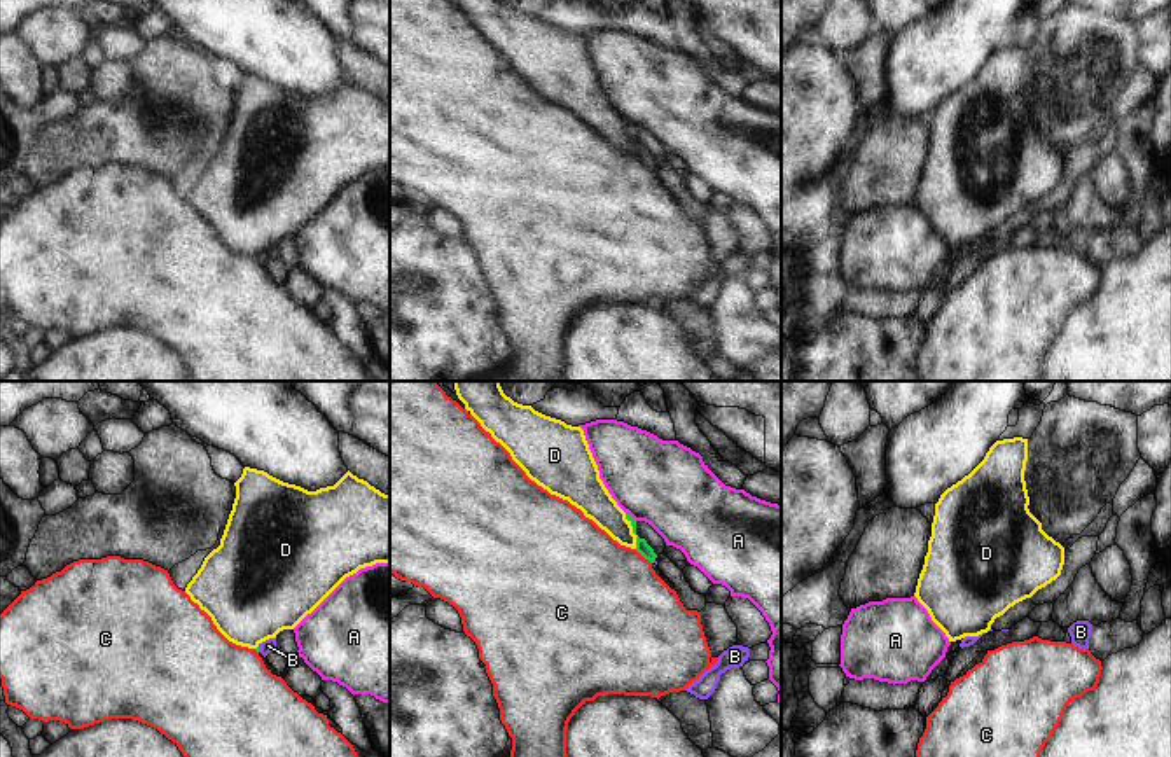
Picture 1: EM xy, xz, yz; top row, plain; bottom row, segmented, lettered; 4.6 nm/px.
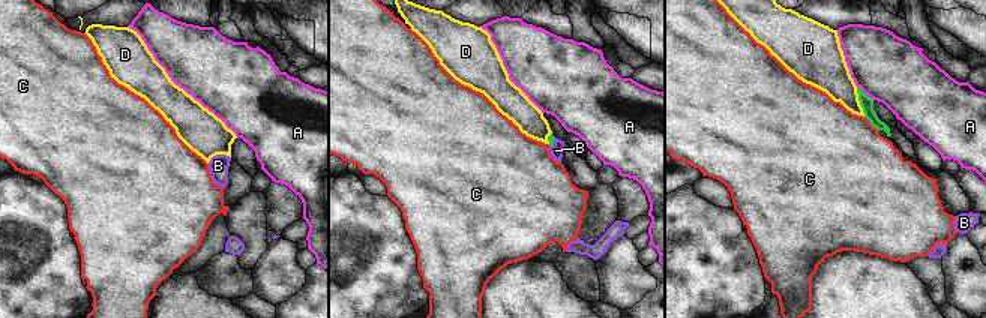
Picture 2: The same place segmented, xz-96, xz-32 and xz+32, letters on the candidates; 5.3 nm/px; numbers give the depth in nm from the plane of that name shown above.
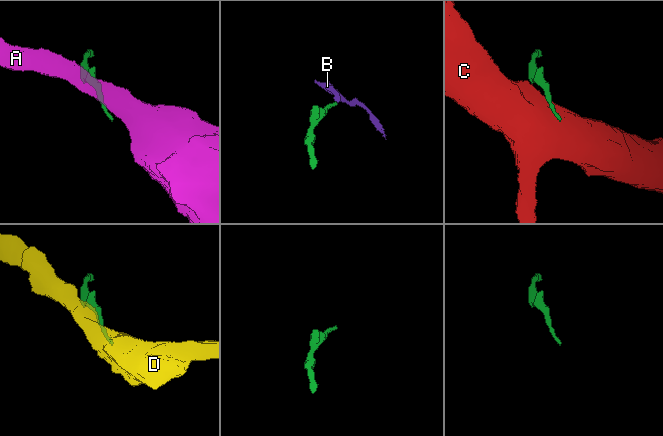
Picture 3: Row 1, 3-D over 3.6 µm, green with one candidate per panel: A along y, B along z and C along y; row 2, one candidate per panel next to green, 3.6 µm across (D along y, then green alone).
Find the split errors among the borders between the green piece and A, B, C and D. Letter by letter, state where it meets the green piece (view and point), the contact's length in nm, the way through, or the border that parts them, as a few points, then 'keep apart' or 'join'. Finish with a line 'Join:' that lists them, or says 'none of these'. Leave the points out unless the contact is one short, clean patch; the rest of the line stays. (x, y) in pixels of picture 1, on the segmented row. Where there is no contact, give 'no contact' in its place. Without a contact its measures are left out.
A: meets green in xz at (630, 516); contact 70 nm long; border along xz (626, 511), (635, 521); keep apart
B: meets green in xy at (259, 649); contact 30 nm long; runs through xy (257, 649), (259, 649), (268, 645); join
C: meets green in xz at (644, 556); contact 100 nm long; border along xz (635, 549), (651, 563); keep apart
D: meets green in xz at (633, 530); contact 180 nm long; keep apart
Join: B

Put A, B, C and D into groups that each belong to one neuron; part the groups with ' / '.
A / B / C / D

